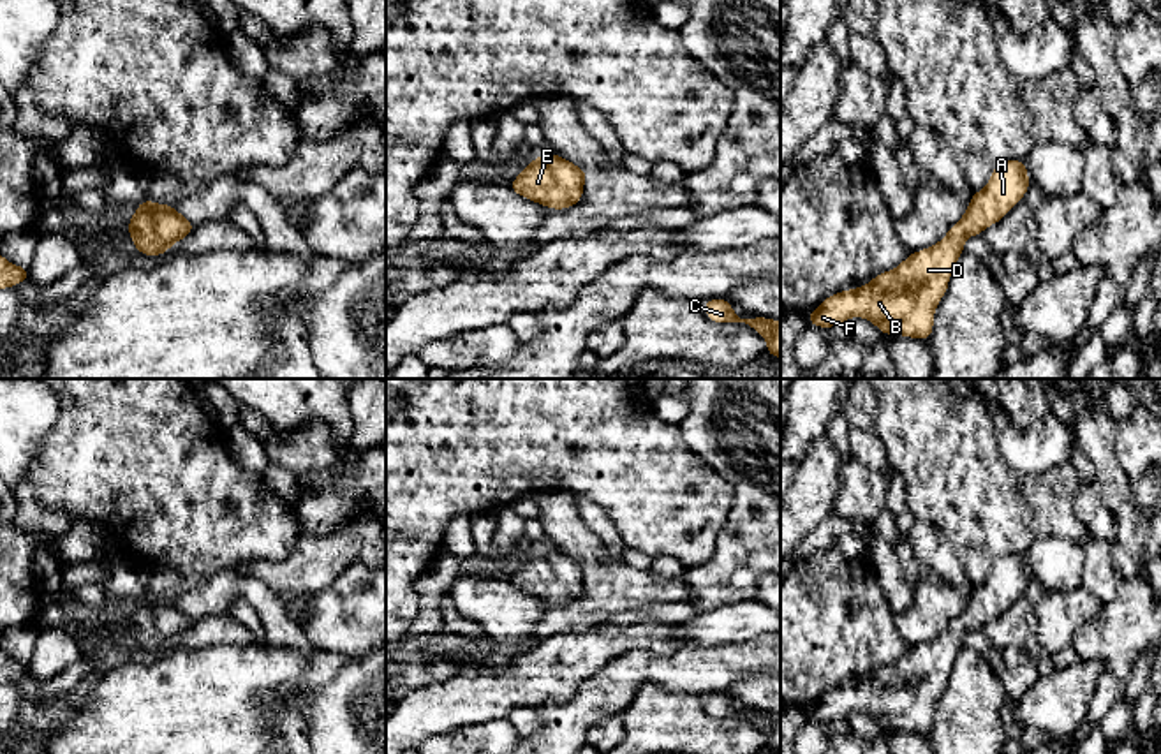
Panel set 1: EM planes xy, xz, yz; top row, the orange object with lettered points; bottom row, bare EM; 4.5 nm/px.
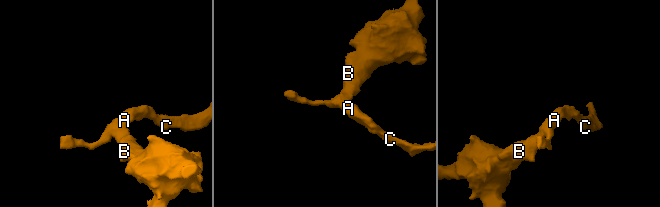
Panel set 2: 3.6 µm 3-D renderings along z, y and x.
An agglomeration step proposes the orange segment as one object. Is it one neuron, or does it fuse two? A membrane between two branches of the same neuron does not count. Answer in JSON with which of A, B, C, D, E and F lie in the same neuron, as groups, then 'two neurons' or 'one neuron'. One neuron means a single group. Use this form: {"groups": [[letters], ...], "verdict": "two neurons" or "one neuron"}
{"groups": [["A", "B", "C", "D", "E", "F"]], "verdict": "one neuron"}

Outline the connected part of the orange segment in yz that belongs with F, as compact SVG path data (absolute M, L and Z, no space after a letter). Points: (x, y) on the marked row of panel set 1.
M1025 160L997 164L988 183L971 196L964 217L939 243L911 252L895 270L876 275L863 287L830 294L807 315L807 322L816 328L837 328L851 317L863 317L883 335L928 342L934 312L948 292L950 275L964 254L964 241L1004 218L1024 201L1029 187Z

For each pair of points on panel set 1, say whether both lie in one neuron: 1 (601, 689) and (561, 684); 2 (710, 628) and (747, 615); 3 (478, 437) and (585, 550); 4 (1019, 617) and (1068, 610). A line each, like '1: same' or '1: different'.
1: different
2: same
3: different
4: same

